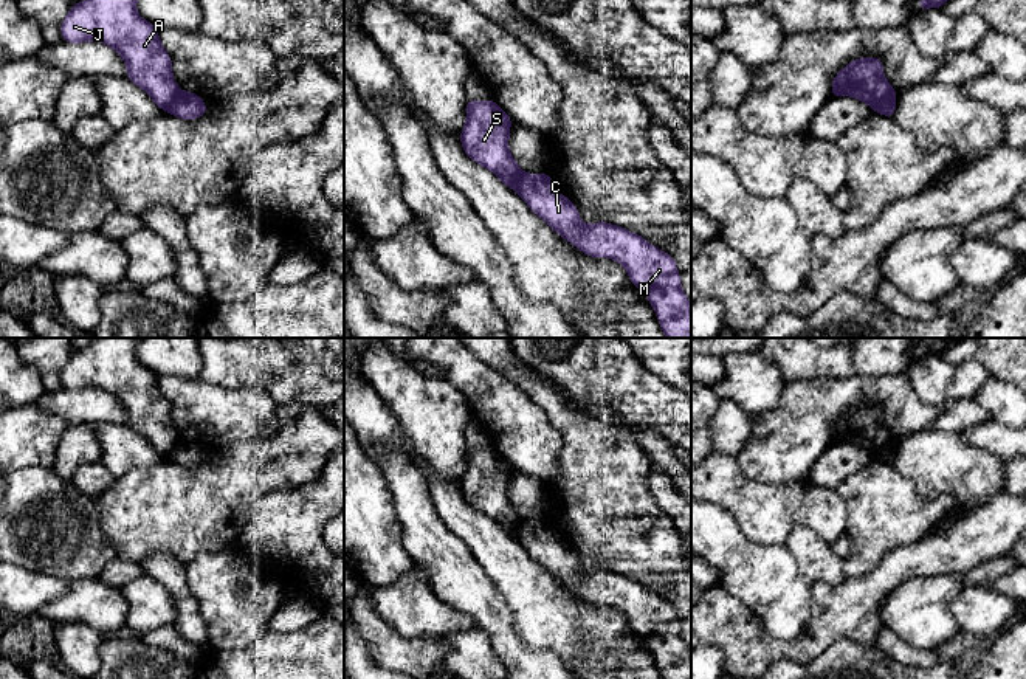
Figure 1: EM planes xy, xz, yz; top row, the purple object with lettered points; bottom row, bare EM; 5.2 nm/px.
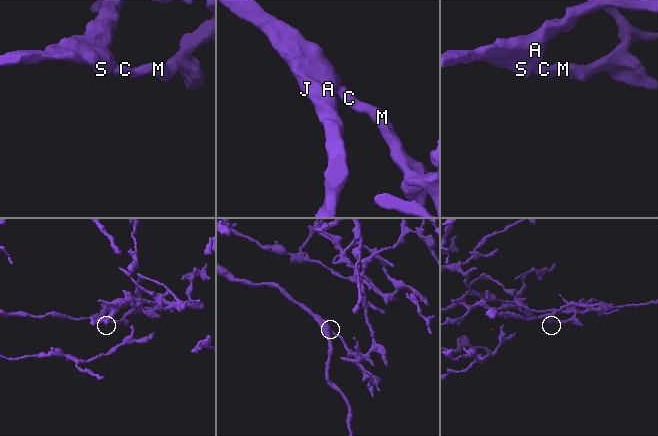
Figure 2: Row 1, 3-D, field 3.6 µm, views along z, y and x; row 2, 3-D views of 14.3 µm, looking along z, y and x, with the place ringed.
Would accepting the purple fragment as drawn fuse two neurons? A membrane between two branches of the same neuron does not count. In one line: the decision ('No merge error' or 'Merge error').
Merge error

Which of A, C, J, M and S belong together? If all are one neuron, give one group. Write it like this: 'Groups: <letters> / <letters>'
Groups: A J S / C M

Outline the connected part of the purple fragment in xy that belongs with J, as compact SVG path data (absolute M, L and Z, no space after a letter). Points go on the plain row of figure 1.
M98 338L88 347L71 353L60 372L60 381L65 389L96 388L116 397L127 412L126 425L147 439L153 450L167 459L180 436L172 425L170 403L160 391L160 375L136 361L138 343L139 338Z

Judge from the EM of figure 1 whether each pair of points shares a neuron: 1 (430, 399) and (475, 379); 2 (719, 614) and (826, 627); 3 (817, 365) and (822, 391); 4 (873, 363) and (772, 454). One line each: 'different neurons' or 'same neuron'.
1: different neurons
2: same neuron
3: different neurons
4: different neurons

